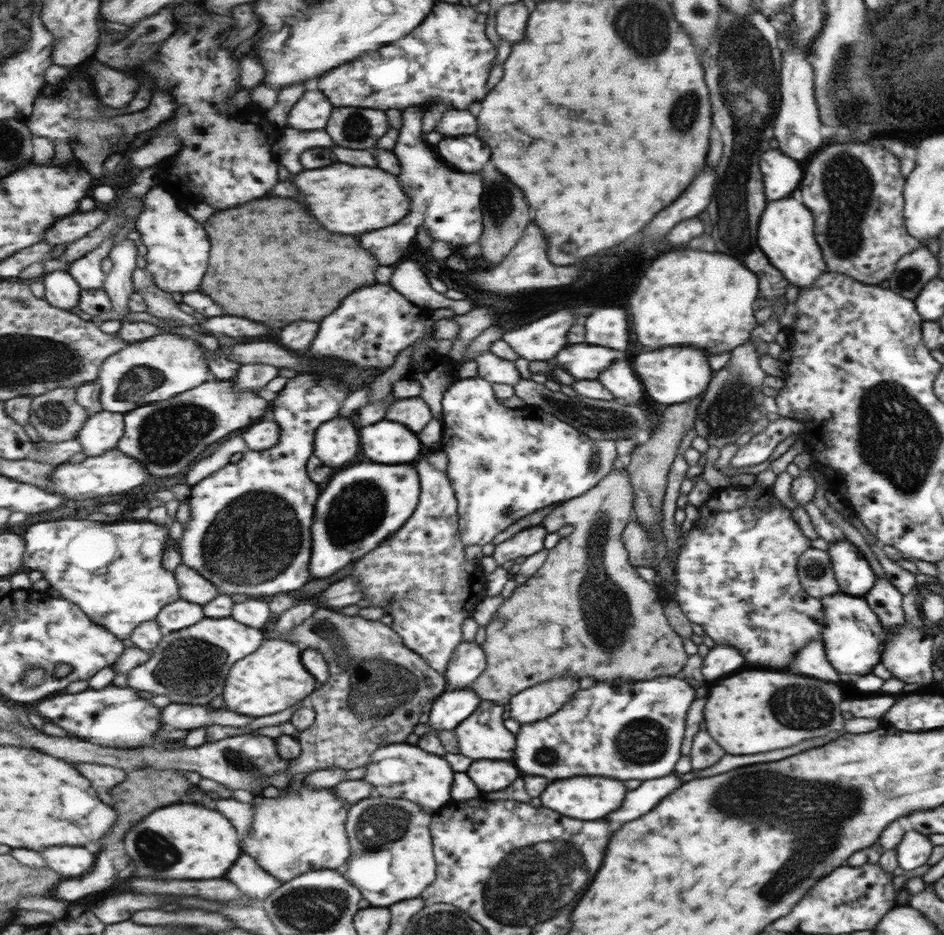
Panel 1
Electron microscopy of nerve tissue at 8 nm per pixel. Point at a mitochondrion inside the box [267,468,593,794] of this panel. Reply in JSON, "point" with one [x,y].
{"point":[386,687]}

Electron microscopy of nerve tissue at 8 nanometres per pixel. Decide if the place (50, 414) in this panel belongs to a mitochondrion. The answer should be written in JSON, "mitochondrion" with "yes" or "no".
{"mitochondrion":"yes"}

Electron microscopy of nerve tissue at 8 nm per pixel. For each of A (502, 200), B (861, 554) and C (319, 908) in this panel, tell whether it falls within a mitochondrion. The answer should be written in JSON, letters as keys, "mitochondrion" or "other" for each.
{"A":"mitochondrion","B":"other","C":"mitochondrion"}

